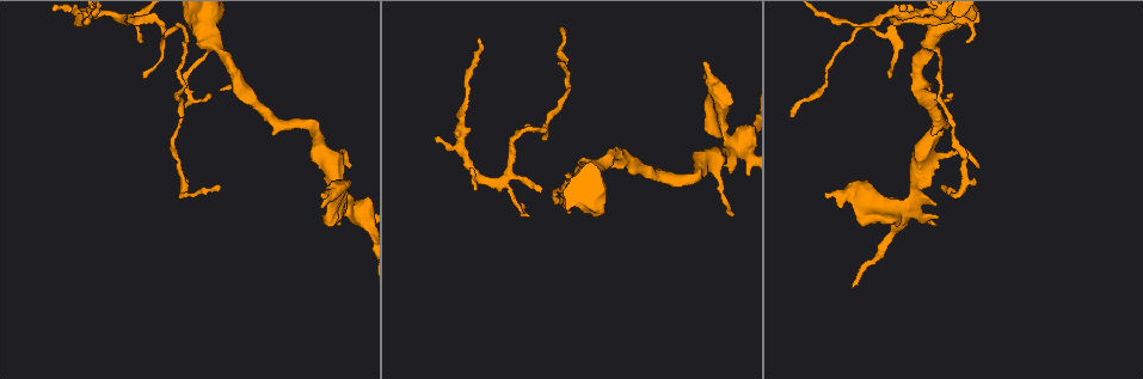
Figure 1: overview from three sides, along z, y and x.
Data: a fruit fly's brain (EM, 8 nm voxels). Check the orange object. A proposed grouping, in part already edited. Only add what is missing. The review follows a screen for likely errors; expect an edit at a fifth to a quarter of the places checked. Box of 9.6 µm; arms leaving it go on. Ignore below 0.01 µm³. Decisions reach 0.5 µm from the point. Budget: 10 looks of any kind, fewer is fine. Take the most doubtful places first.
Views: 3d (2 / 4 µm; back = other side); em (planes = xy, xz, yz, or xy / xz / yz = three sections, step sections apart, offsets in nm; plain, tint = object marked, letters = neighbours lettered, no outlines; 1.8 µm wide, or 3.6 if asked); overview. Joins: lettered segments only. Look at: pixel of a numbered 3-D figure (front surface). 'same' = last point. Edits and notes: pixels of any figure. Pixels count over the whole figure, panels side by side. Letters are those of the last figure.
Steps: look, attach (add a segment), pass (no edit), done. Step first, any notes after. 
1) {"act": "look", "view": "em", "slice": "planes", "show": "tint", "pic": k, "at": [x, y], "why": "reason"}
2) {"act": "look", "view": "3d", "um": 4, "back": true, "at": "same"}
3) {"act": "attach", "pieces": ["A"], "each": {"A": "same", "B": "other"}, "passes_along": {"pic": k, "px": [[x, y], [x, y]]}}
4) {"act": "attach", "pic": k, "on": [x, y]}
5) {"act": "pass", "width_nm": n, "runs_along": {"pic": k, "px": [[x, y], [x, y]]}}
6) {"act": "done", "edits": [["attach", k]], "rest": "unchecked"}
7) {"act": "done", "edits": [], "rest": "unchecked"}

{"act": "look", "view": "3d", "um": 2, "pic": 1, "at": [702, 63], "why": "branch stops here"}

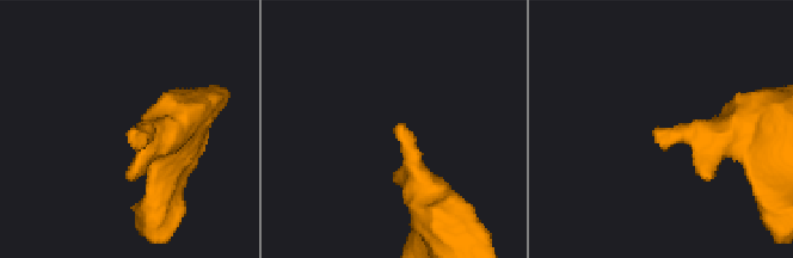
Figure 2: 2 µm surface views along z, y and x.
{"act": "look", "view": "em", "slice": "yz", "step": 8, "show": "letters", "pic": 2, "at": [398, 126], "why": "need the tissue"}

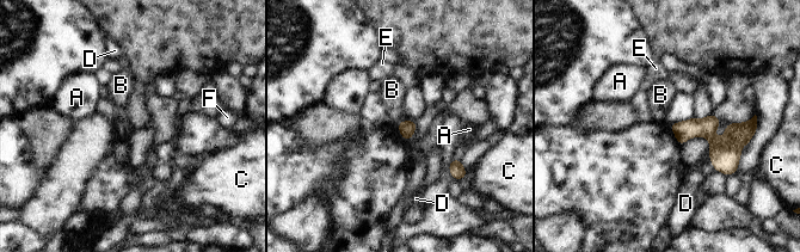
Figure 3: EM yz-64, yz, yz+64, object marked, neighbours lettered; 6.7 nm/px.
{"act": "pass", "each": {"A": "other", "B": "other", "C": "other", "D": "other", "E": "other", "F": "other"}, "border": {"pic": 3, "px": [[401, 121], [398, 124]]}, "found": "none of them fits"}

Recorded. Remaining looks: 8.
{"act": "look", "view": "em", "um": 3.6, "slice": "planes", "show": "letters", "pic": 1, "at": [893, 220], "why": "free end"}

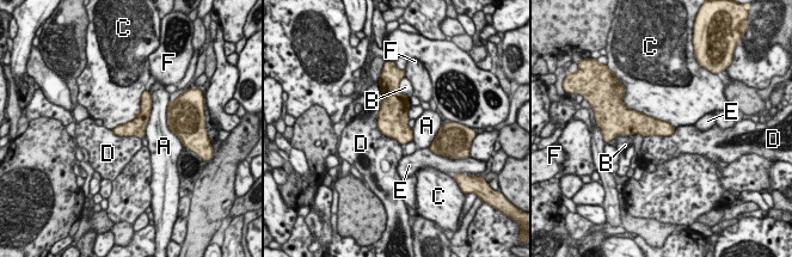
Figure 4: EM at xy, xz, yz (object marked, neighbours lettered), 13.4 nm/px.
{"act": "pass", "each": {"A": "other", "B": "other", "C": "other", "D": "other", "E": "other", "F": "other"}, "border": {"pic": 4, "px": [[380, 104], [378, 129], [400, 145]]}, "found": "none of them fits"}

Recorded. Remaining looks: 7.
{"act": "look", "view": "em", "slice": "planes", "show": "letters", "pic": 1, "at": [560, 28], "why": "an open end"}

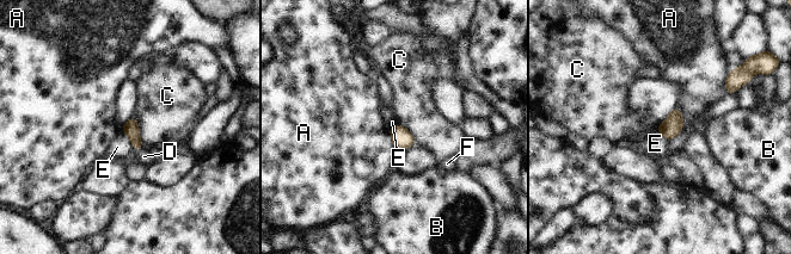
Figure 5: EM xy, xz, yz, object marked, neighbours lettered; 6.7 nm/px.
{"act": "attach", "pieces": ["D"], "width_nm": 100, "each": {"A": "other", "B": "other", "C": "other", "D": "same", "E": "other", "F": "other"}, "passes_along": {"pic": 5, "px": [[130, 129], [139, 149], [143, 156]]}, "found": "the cell continues"}

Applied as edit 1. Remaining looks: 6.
{"act": "look", "view": "3d", "um": 2, "pic": 1, "at": [139, 42]}

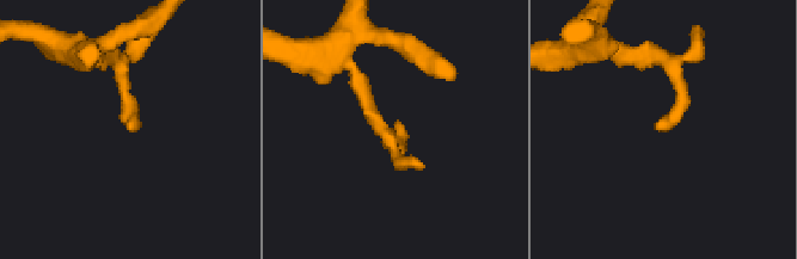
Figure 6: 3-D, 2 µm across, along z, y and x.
{"act": "look", "view": "em", "slice": "planes", "show": "letters", "pic": 6, "at": [394, 123]}

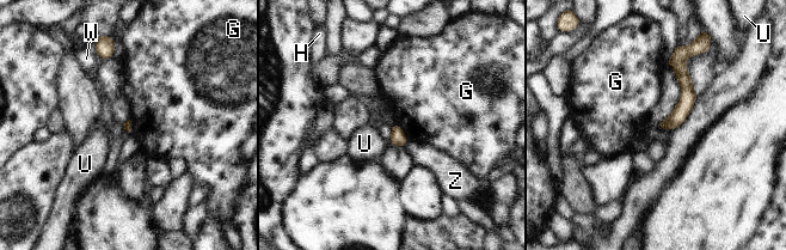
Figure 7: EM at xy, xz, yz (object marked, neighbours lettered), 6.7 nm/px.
{"act": "pass", "each": {"G": "other", "H": "other", "U": "other", "W": "other", "Z": "other"}, "border": {"pic": 7, "px": [[394, 121], [409, 140]]}, "found": "none of them fits"}

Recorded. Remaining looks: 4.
{"act": "done", "edits": [["attach", 5]], "rest": "unchecked"}

